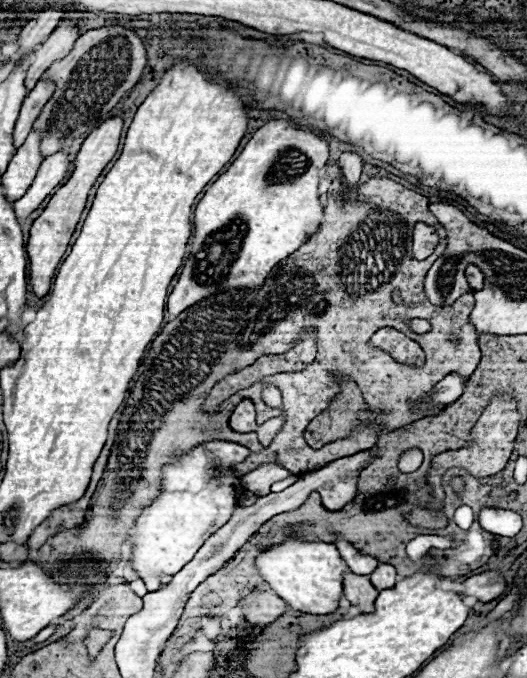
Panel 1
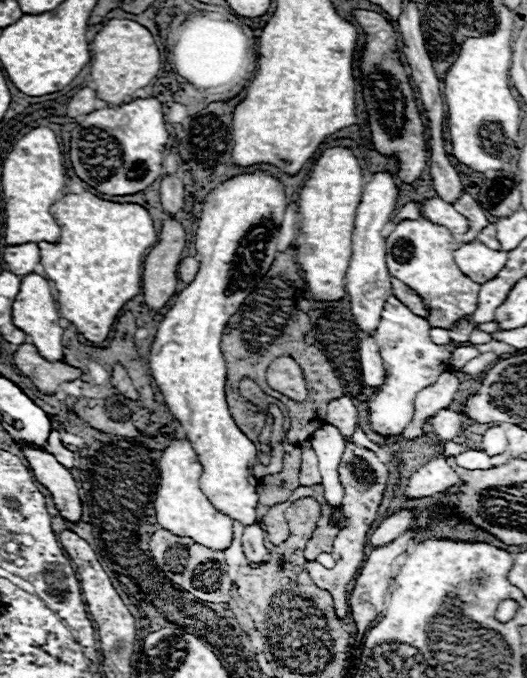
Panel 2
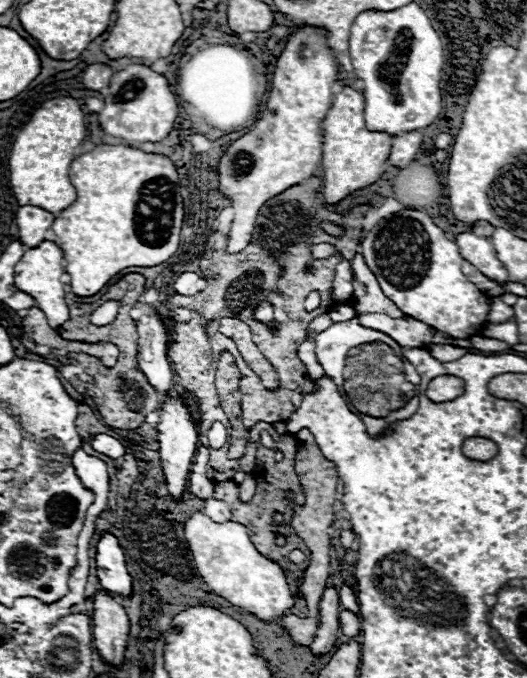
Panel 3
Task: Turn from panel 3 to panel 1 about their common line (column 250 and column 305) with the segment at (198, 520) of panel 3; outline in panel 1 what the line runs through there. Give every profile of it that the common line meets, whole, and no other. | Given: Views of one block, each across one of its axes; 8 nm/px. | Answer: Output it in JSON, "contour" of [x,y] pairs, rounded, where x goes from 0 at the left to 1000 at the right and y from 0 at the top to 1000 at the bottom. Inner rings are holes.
{"contour":[[[543,796],[531,805],[501,811],[486,823],[486,835],[512,867],[565,903],[634,903],[649,882],[653,844],[664,844],[634,802]]]}

